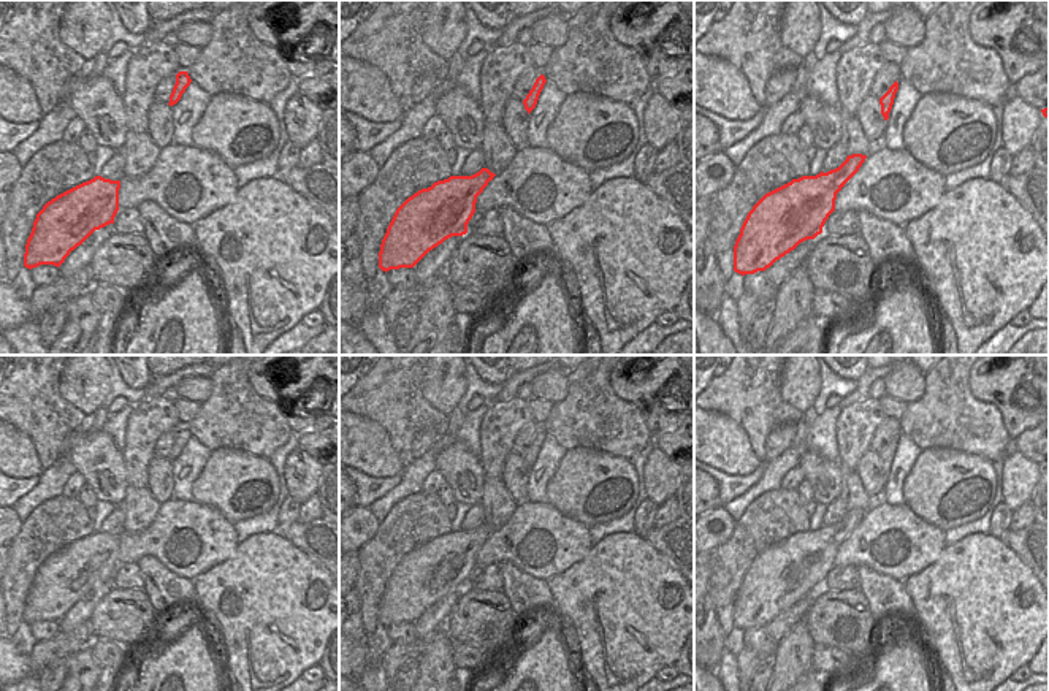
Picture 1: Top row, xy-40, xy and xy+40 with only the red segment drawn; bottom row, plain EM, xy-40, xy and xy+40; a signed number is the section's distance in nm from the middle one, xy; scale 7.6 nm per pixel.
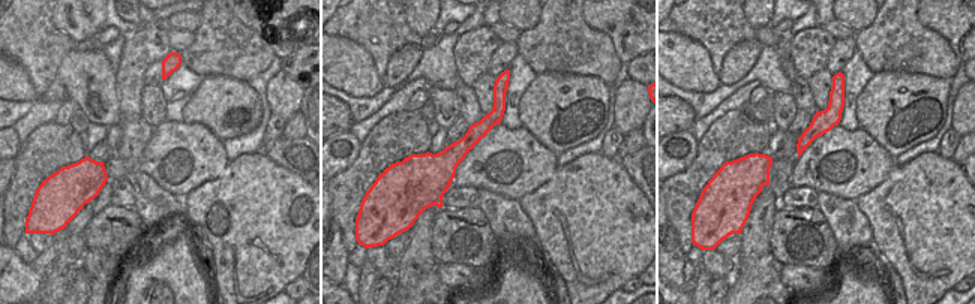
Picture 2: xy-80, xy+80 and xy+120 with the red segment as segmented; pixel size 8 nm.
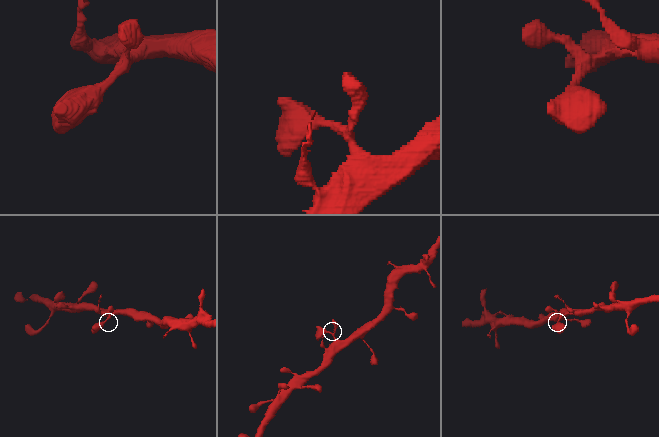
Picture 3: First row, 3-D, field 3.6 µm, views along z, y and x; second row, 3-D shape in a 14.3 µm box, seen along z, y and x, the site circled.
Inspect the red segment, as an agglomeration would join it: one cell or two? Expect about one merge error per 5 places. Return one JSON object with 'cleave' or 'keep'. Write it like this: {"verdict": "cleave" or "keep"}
{"verdict": "keep"}

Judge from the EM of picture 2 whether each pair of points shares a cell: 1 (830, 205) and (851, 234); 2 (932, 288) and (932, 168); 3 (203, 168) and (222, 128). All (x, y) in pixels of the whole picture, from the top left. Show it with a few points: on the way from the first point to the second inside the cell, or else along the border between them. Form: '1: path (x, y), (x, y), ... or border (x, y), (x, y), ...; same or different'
1: path (837, 213), (849, 226); same
2: path (912, 262), (927, 247), (927, 199); same
3: border (186, 123), (204, 125), (221, 141); different

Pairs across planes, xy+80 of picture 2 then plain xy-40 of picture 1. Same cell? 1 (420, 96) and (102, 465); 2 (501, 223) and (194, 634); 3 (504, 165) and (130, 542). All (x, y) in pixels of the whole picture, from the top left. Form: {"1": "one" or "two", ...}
{"1": "two", "2": "two", "3": "one"}

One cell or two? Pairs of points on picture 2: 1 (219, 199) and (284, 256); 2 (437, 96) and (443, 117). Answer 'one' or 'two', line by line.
1: one
2: one

